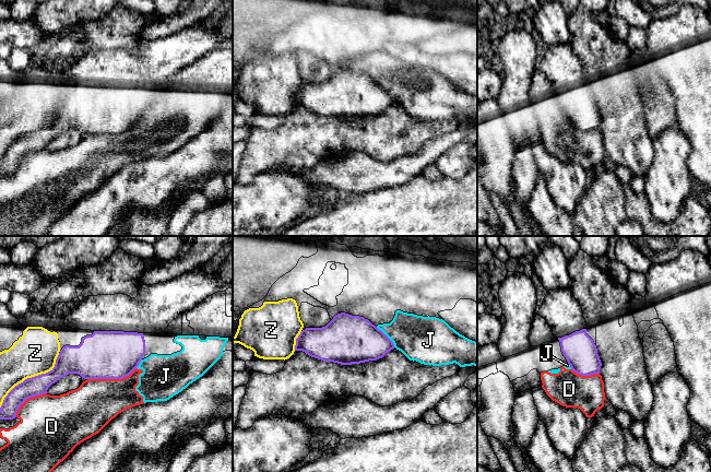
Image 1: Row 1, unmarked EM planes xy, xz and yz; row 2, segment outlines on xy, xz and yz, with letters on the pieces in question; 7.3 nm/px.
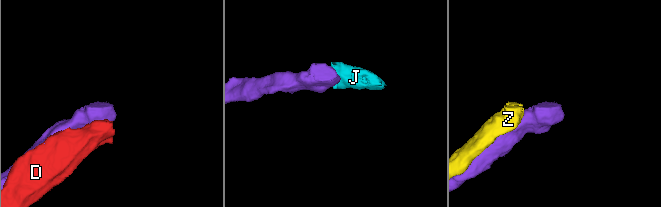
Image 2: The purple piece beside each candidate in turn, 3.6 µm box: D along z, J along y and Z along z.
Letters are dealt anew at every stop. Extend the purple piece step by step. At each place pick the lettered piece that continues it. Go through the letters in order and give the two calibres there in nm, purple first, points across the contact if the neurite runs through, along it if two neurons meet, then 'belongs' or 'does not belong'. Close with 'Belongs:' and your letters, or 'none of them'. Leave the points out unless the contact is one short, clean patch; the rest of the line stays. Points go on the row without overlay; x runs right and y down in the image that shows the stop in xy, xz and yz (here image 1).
D: 360/340 nm | does not belong
J: 360/320 nm | along xz (376, 82), (394, 102) | does not belong
Z: 140/320 nm | does not belong
Belongs: none of them

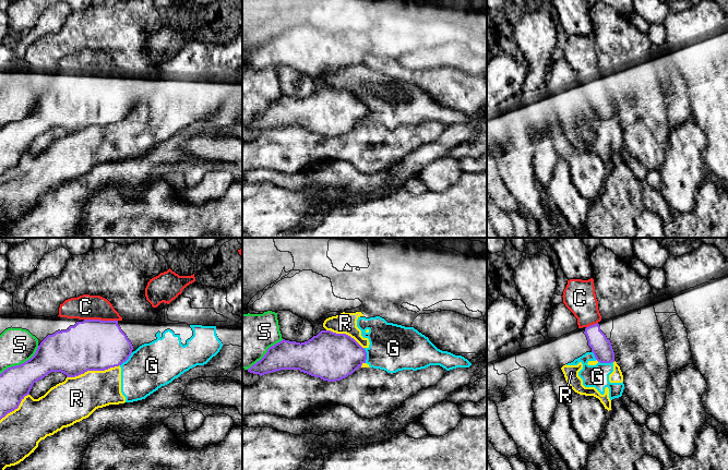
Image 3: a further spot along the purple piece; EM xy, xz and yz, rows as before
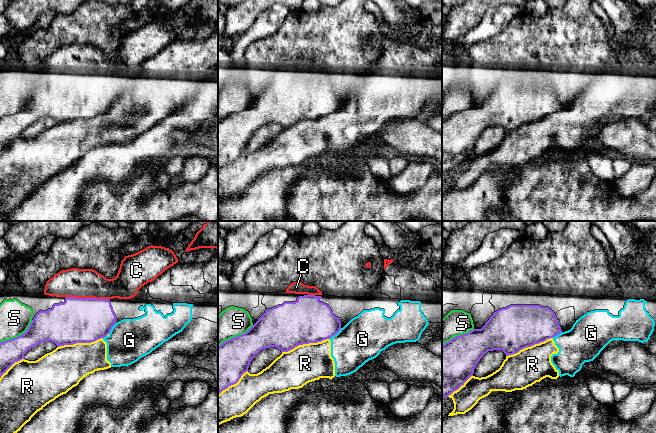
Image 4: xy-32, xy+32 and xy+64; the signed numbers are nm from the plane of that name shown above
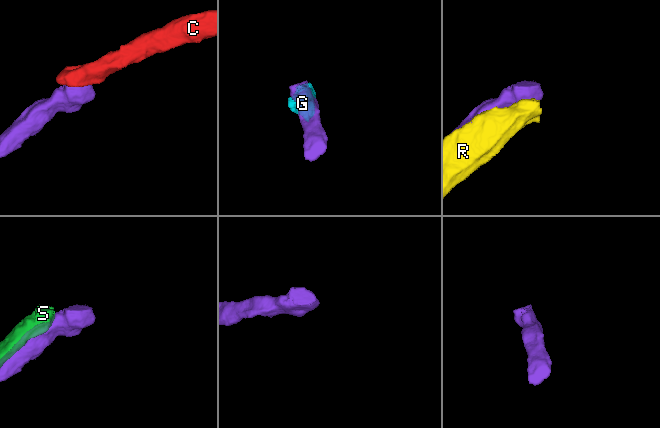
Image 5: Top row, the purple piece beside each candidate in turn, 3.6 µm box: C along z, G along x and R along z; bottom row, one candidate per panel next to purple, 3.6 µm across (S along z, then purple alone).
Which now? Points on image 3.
C: 380/180 nm | across xy (93, 100), (98, 95), (99, 75), (85, 62) | belongs
G: 360/340 nm | along xz (364, 104), (366, 118) | does not belong
R: 380/320 nm | does not belong
S: 260/260 nm | does not belong
Belongs: C

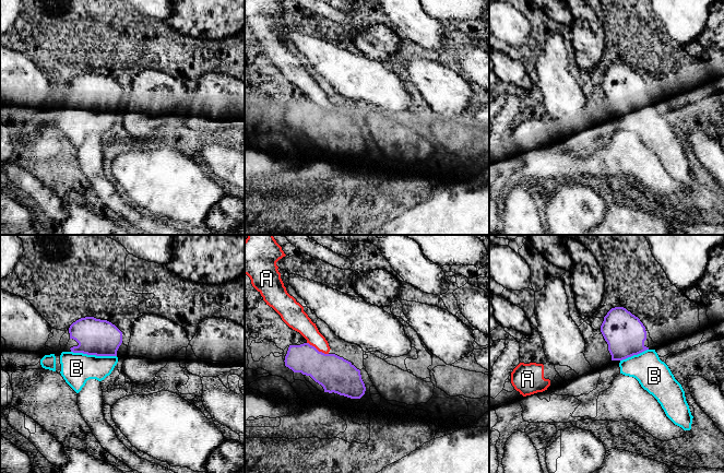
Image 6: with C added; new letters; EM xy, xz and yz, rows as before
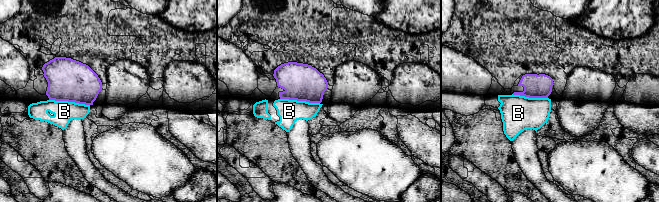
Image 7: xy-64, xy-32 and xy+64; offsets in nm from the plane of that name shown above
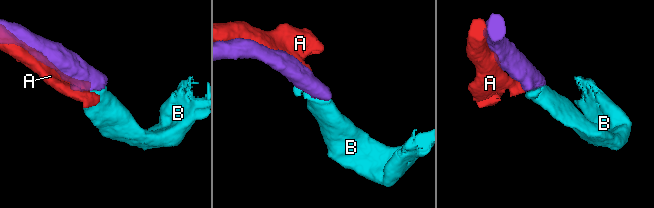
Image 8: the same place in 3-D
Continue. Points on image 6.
A: 260/150 nm | does not belong
B: 260/240 nm | across xy (95, 92), (94, 109), (76, 123) | belongs
Belongs: B

